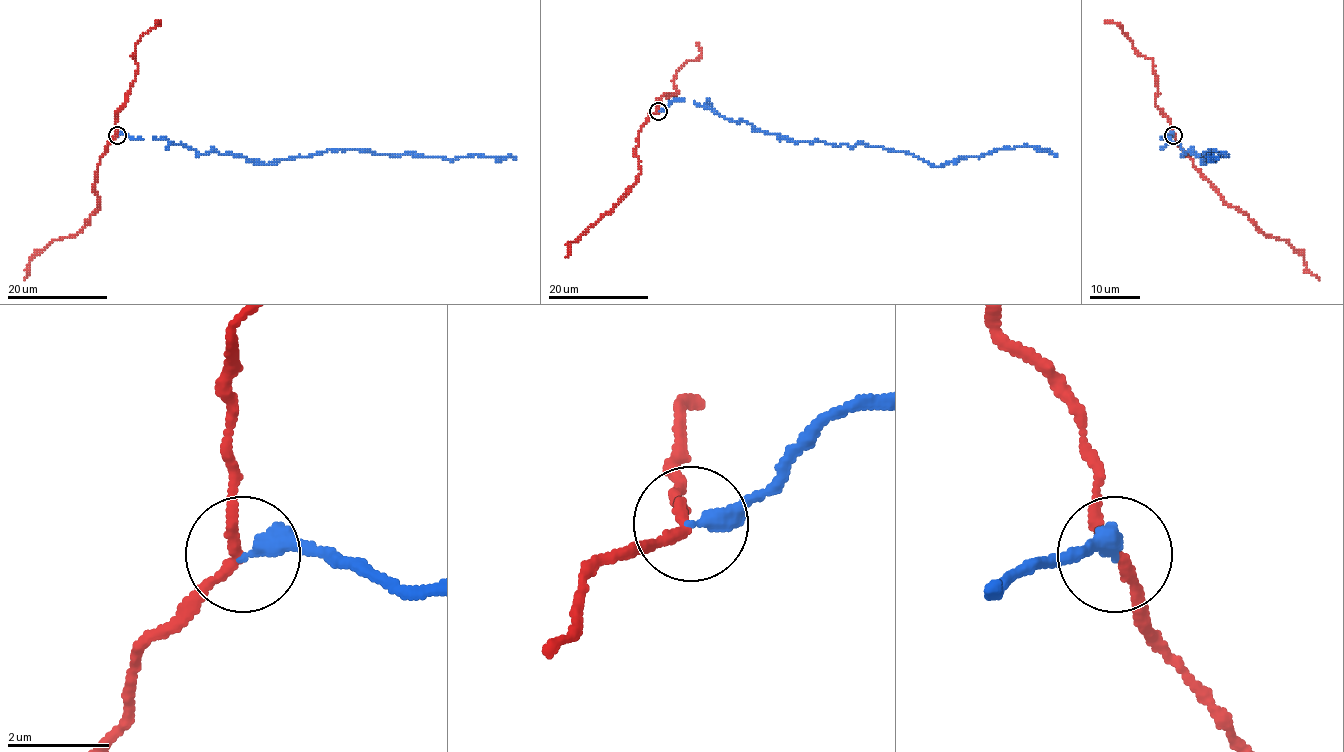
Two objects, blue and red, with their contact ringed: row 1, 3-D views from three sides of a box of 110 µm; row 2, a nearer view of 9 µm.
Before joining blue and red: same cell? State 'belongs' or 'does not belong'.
does not belong

